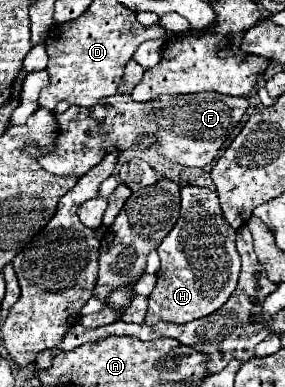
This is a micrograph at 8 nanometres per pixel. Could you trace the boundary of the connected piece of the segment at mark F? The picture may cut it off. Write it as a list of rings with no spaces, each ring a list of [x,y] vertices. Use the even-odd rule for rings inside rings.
[[[129,60],[125,66],[125,76],[119,84],[119,92],[111,98],[101,100],[95,106],[81,108],[79,114],[69,122],[69,128],[57,138],[57,148],[51,154],[41,156],[37,148],[29,146],[27,152],[39,156],[39,164],[51,174],[59,176],[83,176],[93,166],[97,166],[105,154],[117,150],[129,150],[137,136],[149,132],[171,132],[171,142],[175,144],[175,162],[183,166],[207,166],[217,156],[219,148],[233,132],[233,128],[241,122],[243,114],[251,106],[249,98],[223,96],[215,92],[199,92],[197,96],[161,96],[153,102],[135,102],[131,92],[135,84],[141,80],[141,66],[135,60]],[[129,96],[129,100],[125,100]]]

